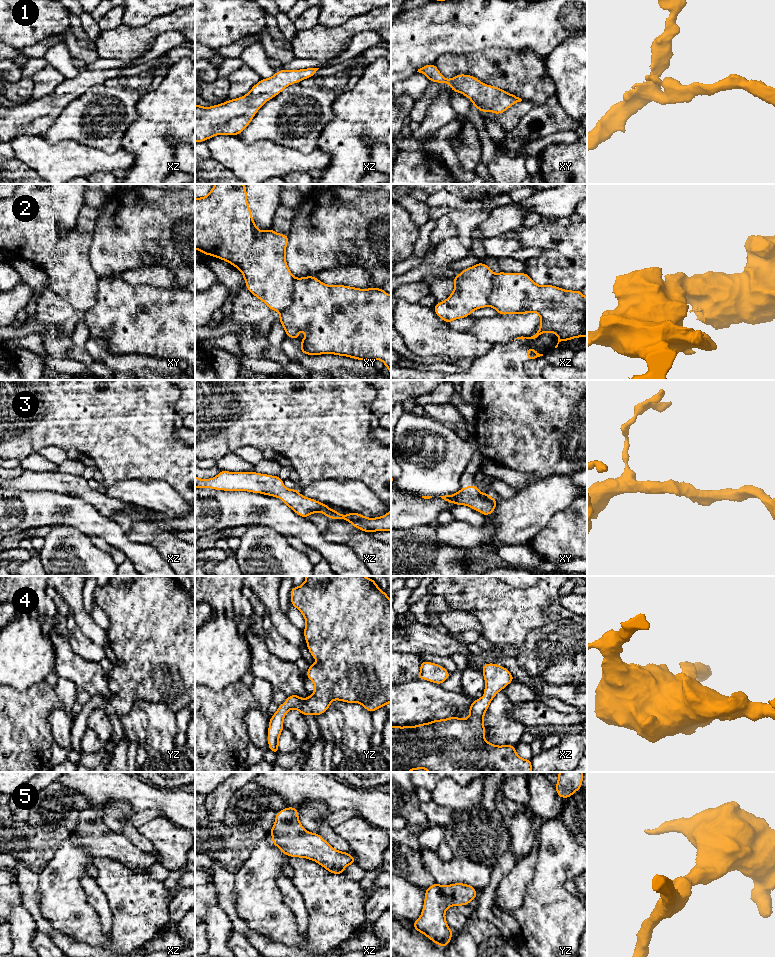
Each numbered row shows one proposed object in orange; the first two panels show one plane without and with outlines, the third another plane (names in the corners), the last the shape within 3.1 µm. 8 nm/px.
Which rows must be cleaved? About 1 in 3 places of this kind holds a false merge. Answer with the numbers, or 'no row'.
2

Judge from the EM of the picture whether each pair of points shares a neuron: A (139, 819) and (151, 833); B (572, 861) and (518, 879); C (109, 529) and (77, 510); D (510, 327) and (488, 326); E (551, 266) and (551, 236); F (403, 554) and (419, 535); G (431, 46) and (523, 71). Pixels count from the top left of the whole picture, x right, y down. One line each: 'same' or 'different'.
A: different
B: different
C: same
D: same
E: different
F: same
G: different

